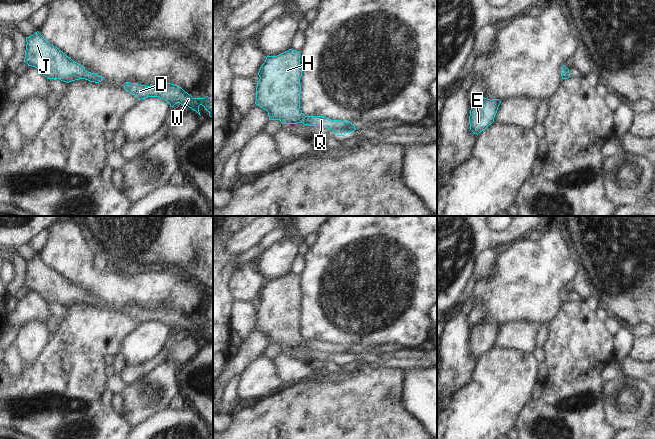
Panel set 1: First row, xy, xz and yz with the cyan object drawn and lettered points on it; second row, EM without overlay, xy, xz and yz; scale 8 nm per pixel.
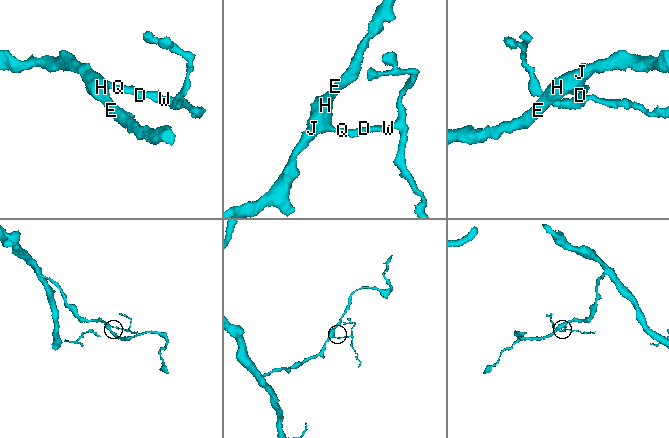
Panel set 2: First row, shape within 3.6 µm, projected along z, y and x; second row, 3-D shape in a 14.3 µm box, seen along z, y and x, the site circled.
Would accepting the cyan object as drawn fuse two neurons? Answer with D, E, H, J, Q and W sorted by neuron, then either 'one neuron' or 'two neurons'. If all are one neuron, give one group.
D E H J Q W; one neuron

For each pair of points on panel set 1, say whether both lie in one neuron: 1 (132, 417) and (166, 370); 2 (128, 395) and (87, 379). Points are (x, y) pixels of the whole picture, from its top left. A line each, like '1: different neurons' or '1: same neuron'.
1: same neuron
2: different neurons

